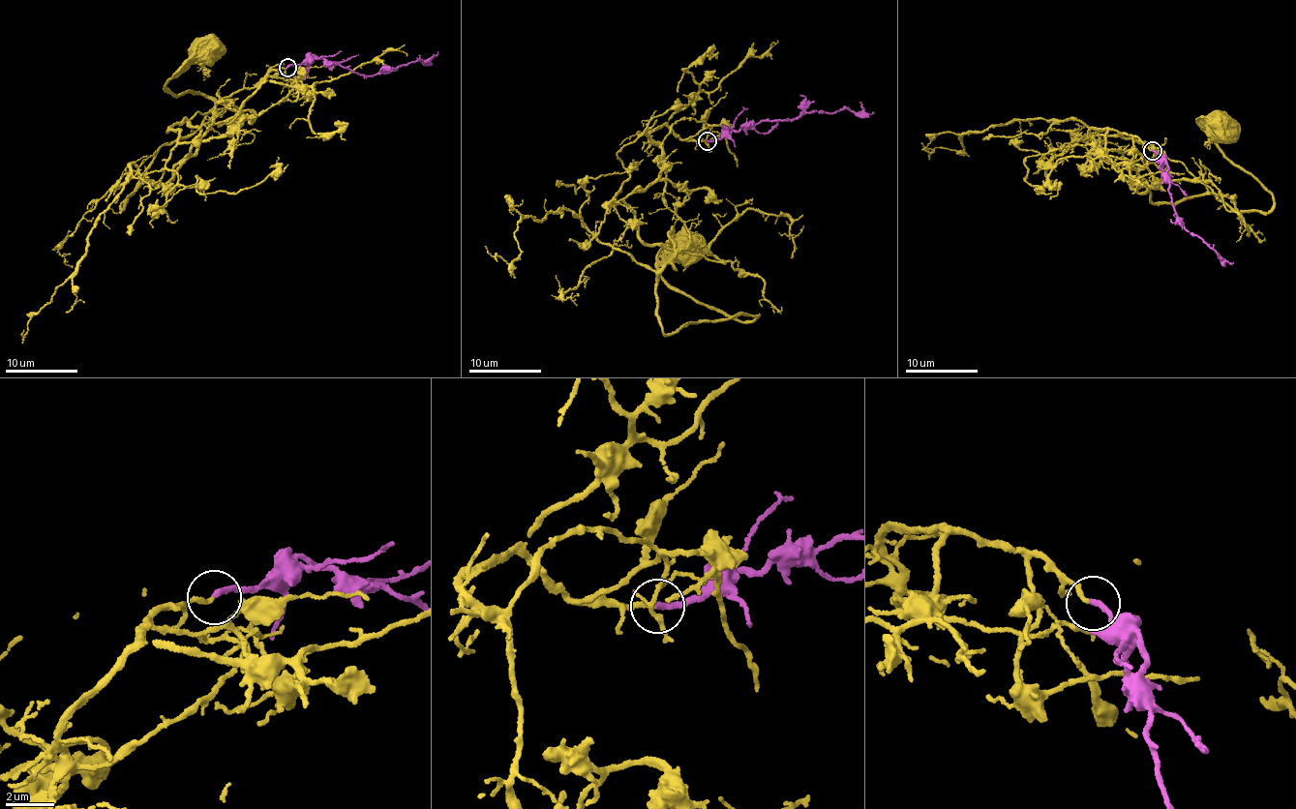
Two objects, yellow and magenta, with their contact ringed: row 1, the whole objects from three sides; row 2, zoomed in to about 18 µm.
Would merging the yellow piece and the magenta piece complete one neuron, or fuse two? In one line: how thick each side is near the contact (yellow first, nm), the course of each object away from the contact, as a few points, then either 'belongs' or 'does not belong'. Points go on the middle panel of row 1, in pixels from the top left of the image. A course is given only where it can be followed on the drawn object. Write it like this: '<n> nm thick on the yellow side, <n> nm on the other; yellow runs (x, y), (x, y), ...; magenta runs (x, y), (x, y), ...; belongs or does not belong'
200 nm thick on the yellow side, 240 nm on the other; yellow runs (707, 142), (648, 134), (691, 240), (656, 315), (665, 334), (758, 316), (662, 278), (684, 243); magenta runs (707, 142), (761, 121), (795, 117), (822, 109), (828, 113), (848, 107), (859, 114), (875, 111); belongs

